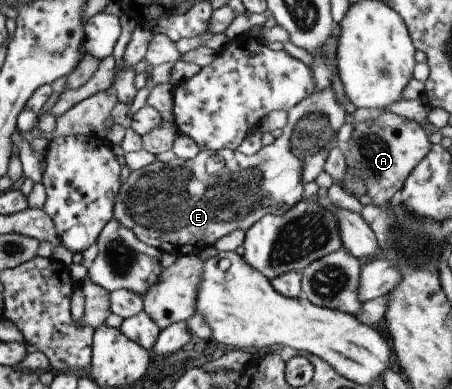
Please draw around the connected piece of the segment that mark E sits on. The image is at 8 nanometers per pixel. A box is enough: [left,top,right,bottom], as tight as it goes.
[113,86,347,257]

